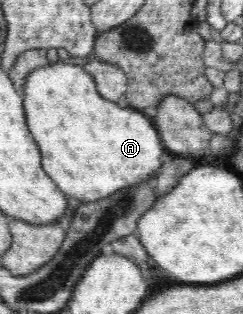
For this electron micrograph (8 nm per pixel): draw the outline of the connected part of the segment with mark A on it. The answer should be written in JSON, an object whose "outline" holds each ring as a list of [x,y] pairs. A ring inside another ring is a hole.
{"outline":[[[58,61],[49,63],[45,66],[38,66],[33,69],[26,77],[23,83],[22,95],[24,97],[24,113],[26,123],[30,133],[34,136],[35,142],[38,144],[41,153],[41,166],[43,170],[52,178],[52,181],[67,196],[76,197],[80,202],[95,202],[102,198],[116,193],[118,190],[124,190],[134,184],[145,182],[155,171],[160,169],[160,156],[162,153],[168,153],[163,146],[158,130],[154,127],[149,113],[134,110],[130,107],[122,109],[116,102],[110,102],[103,99],[96,89],[94,78],[80,65],[71,64],[68,61]]]}

